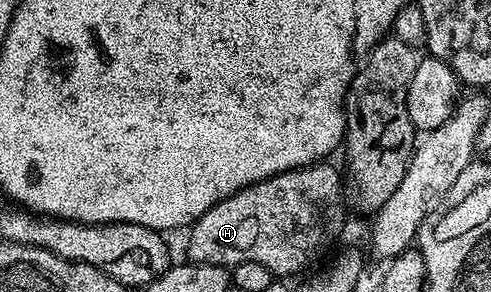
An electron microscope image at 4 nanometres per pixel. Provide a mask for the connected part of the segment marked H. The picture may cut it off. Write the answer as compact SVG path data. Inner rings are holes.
M323 160L315 162L312 166L299 166L296 170L288 172L280 172L271 178L260 180L256 184L252 184L248 188L244 188L240 192L236 192L232 196L228 196L224 200L220 200L212 208L208 208L208 212L204 212L204 216L200 216L194 225L189 227L188 234L190 239L186 242L185 257L192 262L217 262L219 264L237 264L240 262L255 262L256 264L264 264L264 268L270 270L271 275L286 276L282 274L298 274L305 266L310 266L334 241L338 238L338 233L342 230L342 190L344 194L344 178L334 166L329 166L329 161Z

